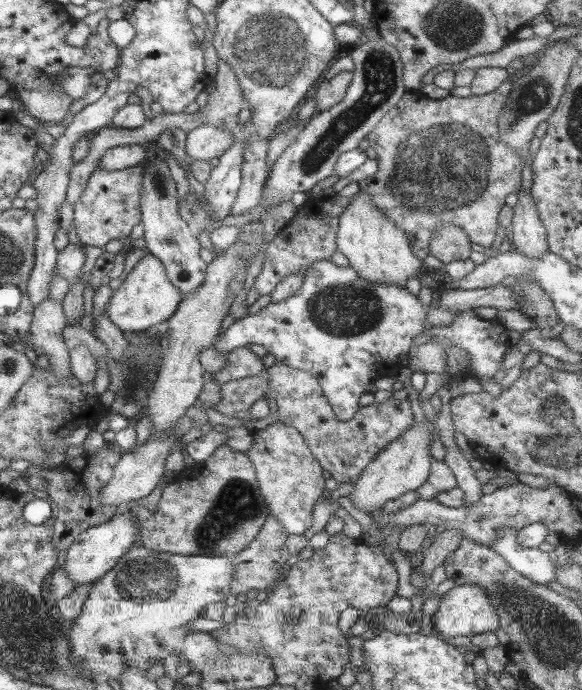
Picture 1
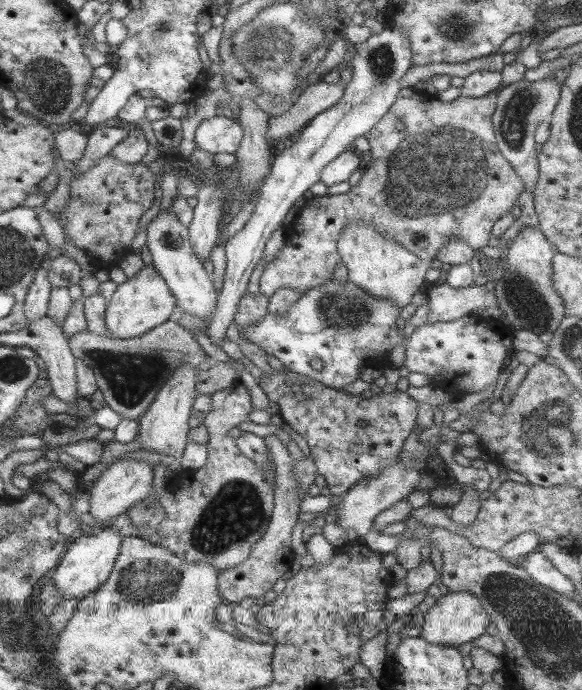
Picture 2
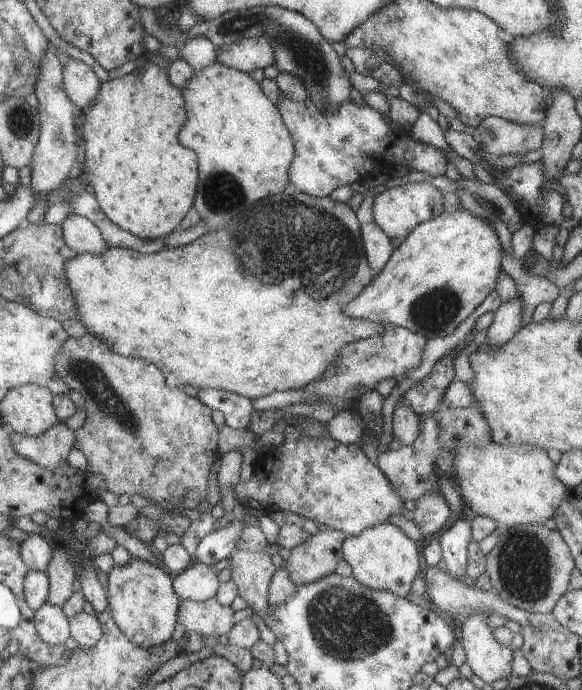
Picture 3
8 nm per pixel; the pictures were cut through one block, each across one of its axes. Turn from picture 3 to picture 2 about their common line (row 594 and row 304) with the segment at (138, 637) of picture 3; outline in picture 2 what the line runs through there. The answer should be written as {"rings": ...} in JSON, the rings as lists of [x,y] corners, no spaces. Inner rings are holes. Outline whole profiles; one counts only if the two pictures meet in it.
{"rings":[[[147,264],[135,276],[117,285],[108,299],[104,316],[106,327],[112,336],[120,339],[136,337],[162,325],[175,308],[175,297],[169,289],[151,264]]]}

